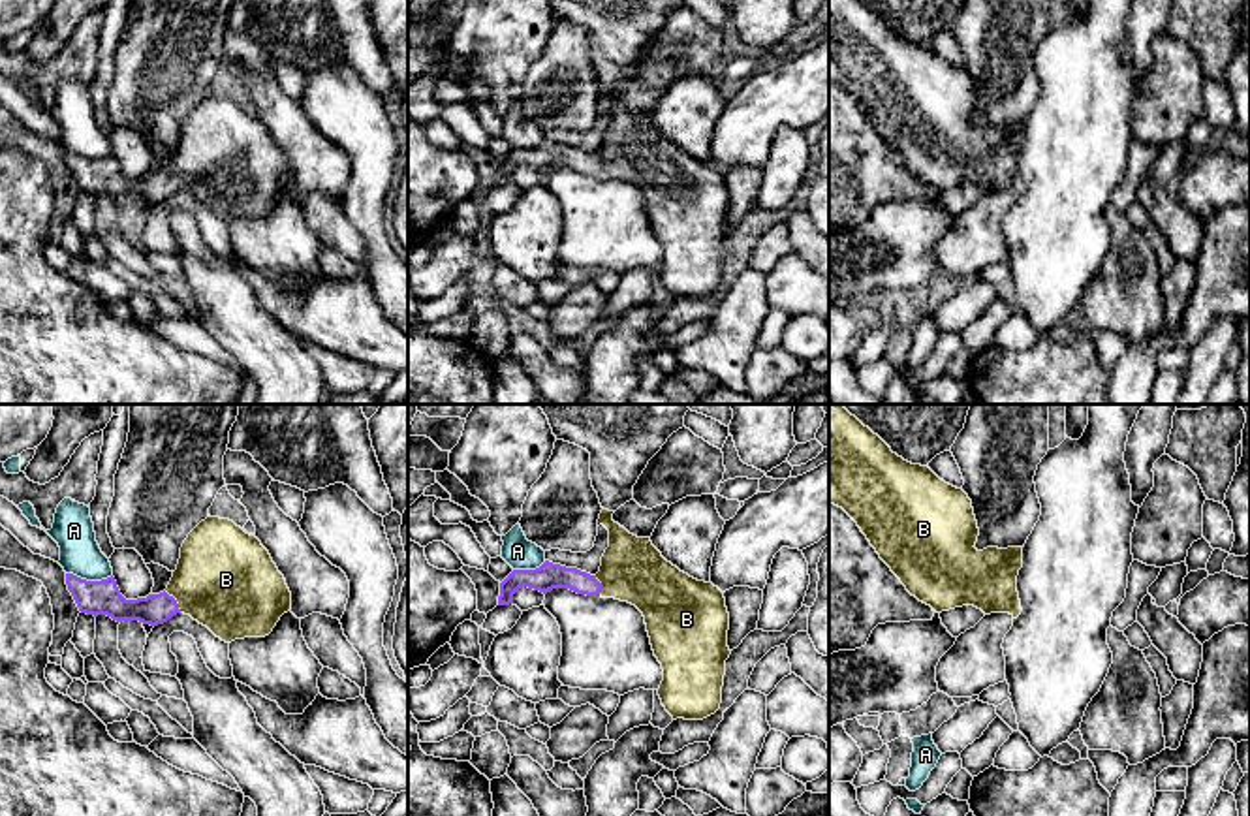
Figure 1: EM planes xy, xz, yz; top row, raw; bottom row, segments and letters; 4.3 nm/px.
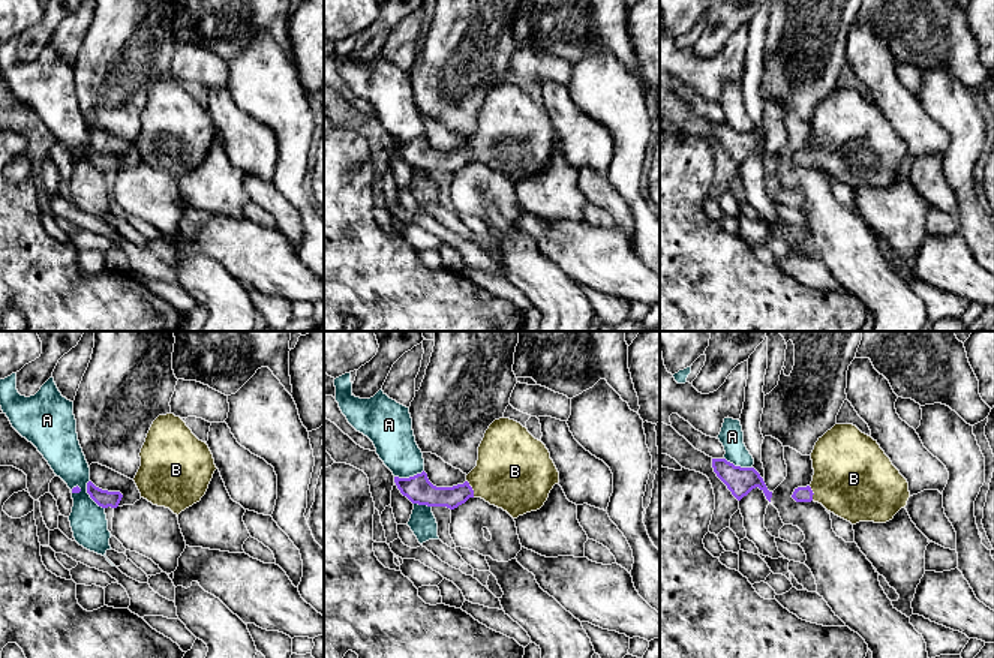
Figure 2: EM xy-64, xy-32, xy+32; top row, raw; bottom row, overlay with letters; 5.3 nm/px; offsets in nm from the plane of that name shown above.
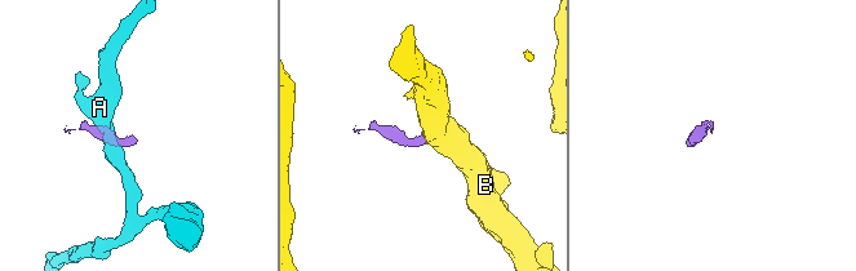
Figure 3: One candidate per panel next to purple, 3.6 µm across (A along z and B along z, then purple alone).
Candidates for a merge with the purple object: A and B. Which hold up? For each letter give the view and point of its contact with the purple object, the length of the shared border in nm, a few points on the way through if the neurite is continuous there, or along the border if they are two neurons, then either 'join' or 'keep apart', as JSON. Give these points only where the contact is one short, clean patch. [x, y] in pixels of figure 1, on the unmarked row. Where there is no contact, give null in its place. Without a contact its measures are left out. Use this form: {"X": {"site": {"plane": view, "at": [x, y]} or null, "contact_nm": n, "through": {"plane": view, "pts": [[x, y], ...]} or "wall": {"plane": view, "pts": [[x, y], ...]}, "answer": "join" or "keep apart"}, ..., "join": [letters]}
{"A": {"site": {"plane": "xy", "at": [89, 160]}, "contact_nm": 200, "wall": {"plane": "xy", "pts": [[66, 151], [87, 158], [106, 158], [111, 155]]}, "answer": "keep apart"}, "B": {"site": {"plane": "xy", "at": [175, 179]}, "contact_nm": 120, "through": {"plane": "xy", "pts": [[155, 188], [175, 179], [198, 166], [226, 158]]}, "answer": "join"}, "join": ["B"]}

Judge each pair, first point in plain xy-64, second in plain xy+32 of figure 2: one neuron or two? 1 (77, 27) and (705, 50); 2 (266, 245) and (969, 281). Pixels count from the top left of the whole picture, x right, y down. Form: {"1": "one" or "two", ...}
{"1": "two", "2": "one"}

